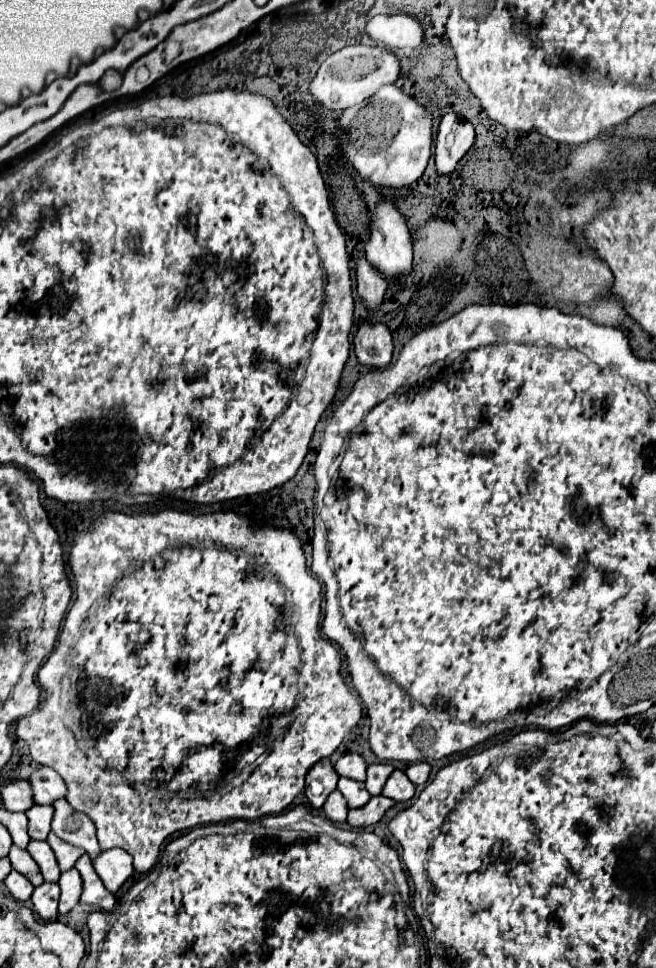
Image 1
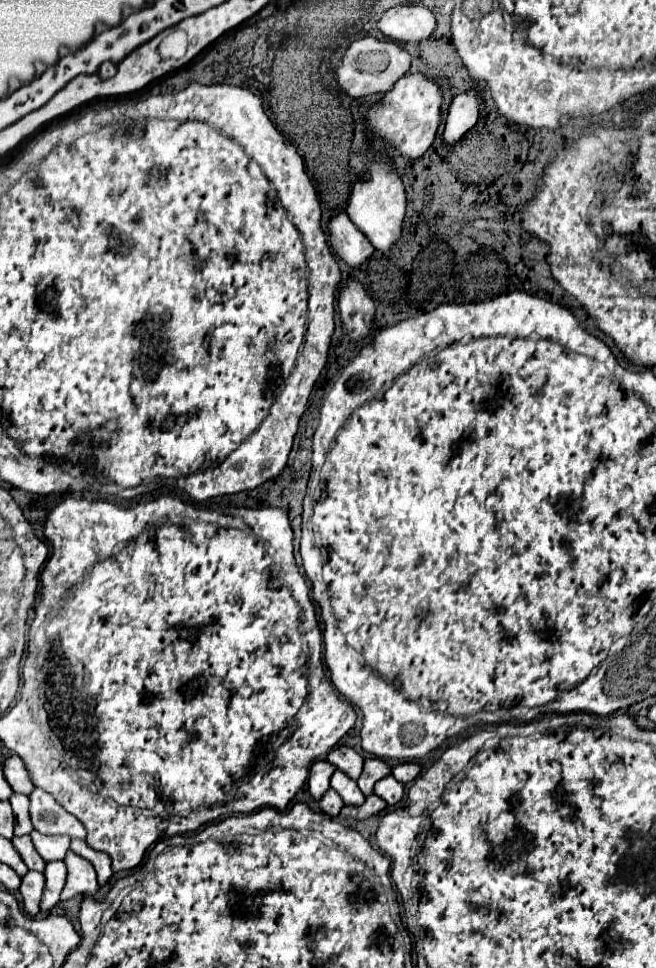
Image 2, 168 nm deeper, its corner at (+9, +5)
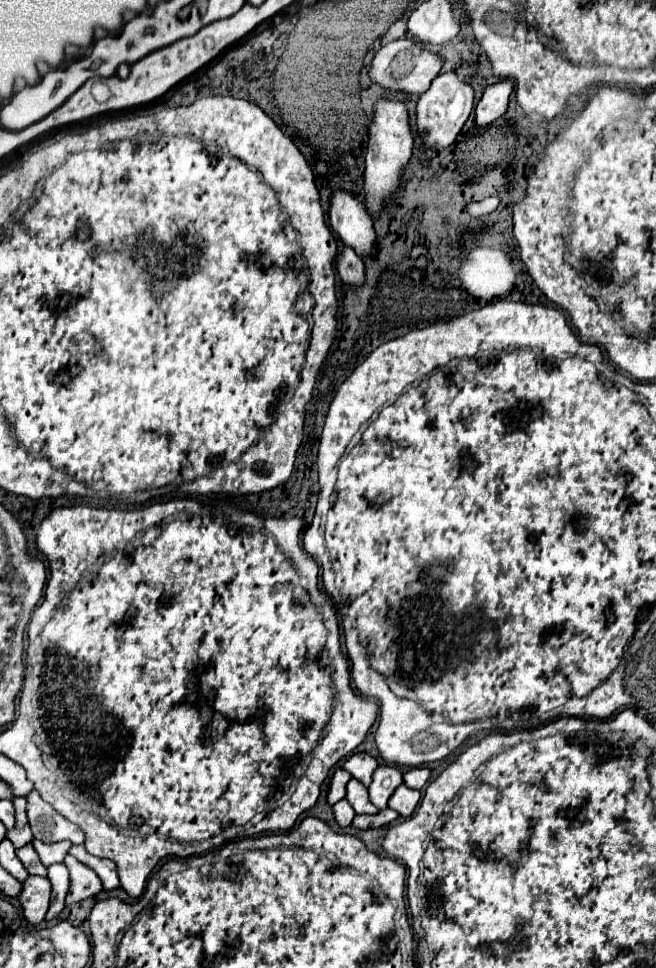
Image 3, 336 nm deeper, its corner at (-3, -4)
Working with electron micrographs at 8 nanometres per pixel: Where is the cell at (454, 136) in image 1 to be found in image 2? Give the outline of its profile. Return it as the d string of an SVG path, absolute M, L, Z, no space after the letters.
M471 88L471 90L455 96L455 100L447 112L447 122L445 122L445 132L443 132L443 140L447 144L461 140L463 134L475 126L481 104L483 104L483 98L477 88Z

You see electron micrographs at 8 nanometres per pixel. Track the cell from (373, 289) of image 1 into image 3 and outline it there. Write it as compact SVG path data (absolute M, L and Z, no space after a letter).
M335 191L331 197L329 223L345 247L351 247L361 259L371 255L377 233L371 217L357 197L345 191Z

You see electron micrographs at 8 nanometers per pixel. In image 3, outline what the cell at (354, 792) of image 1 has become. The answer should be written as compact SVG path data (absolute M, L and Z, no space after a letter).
M351 779L347 783L347 797L345 797L351 807L357 811L357 813L377 813L379 809L369 801L369 793L367 793L367 787L363 787L363 783L359 783L357 779Z

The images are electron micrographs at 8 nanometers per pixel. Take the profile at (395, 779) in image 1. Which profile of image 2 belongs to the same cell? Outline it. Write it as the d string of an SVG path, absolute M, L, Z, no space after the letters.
M389 776L389 778L383 778L383 782L375 784L375 794L379 798L383 798L389 806L397 806L403 800L405 788L403 788L403 784L399 780Z

